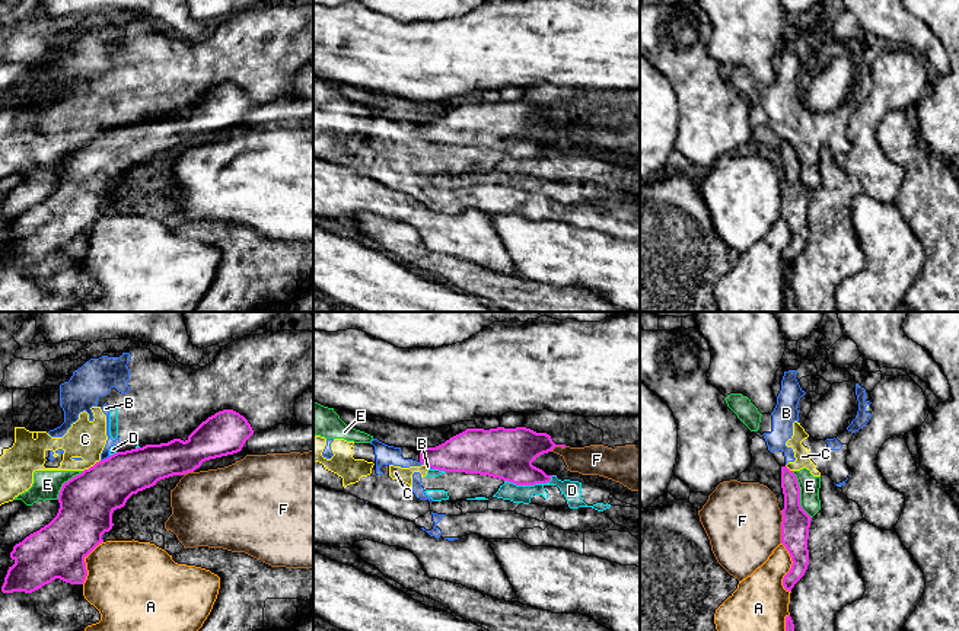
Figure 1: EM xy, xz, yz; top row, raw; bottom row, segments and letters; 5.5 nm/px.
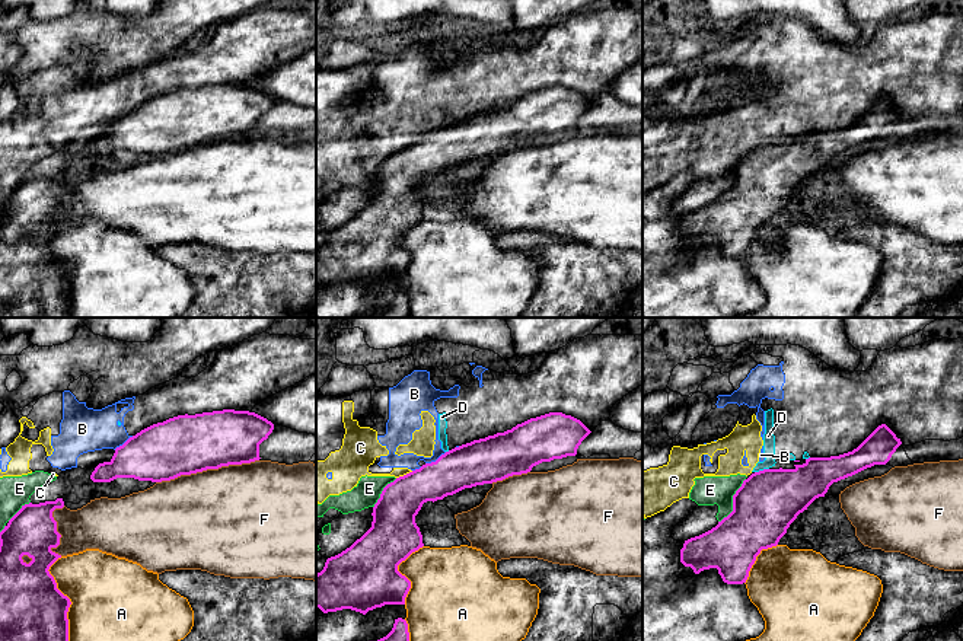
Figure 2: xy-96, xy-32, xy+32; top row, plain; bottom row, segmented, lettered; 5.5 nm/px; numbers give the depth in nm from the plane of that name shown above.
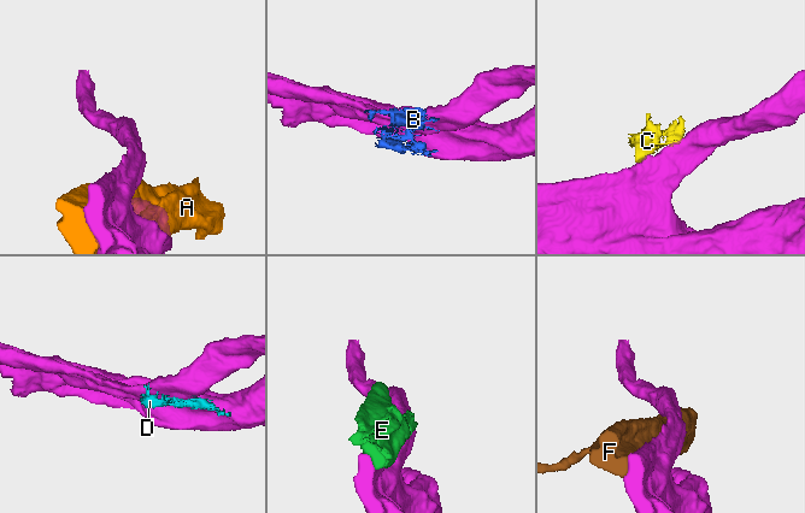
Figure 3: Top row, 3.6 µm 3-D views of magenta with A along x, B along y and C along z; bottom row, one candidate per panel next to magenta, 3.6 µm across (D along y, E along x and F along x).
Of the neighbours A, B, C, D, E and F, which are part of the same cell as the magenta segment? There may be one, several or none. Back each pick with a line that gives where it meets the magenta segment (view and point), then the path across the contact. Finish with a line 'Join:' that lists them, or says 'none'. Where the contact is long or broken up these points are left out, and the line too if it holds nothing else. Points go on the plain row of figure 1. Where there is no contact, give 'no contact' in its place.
Join: none

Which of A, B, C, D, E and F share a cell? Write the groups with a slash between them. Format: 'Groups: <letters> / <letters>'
Groups: A / B C D E / F

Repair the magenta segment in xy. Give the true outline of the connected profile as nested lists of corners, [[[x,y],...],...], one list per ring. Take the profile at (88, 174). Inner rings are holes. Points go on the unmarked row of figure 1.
[[[223,83],[203,95],[185,115],[173,112],[117,125],[73,150],[60,163],[57,189],[13,220],[10,232],[15,238],[7,243],[1,265],[32,267],[55,252],[83,258],[87,249],[85,232],[103,216],[102,208],[114,200],[112,187],[124,181],[133,168],[156,159],[160,153],[194,146],[206,134],[238,127],[252,108],[254,103],[243,89]]]

